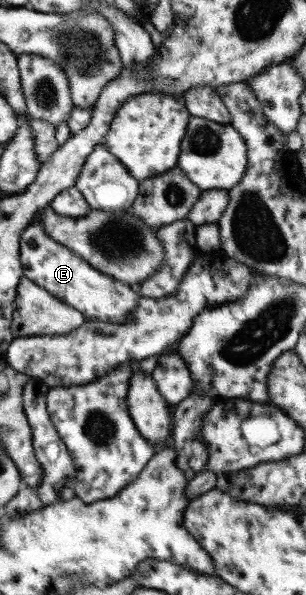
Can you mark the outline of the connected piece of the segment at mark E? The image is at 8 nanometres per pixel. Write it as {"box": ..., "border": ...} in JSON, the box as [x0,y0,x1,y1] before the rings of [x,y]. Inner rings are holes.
{"box":[19,224,137,324],"border":[[[30,224],[20,234],[19,264],[24,277],[83,314],[85,320],[124,324],[127,314],[137,307],[136,293],[130,285],[91,268],[69,248],[50,239],[40,224]]]}

